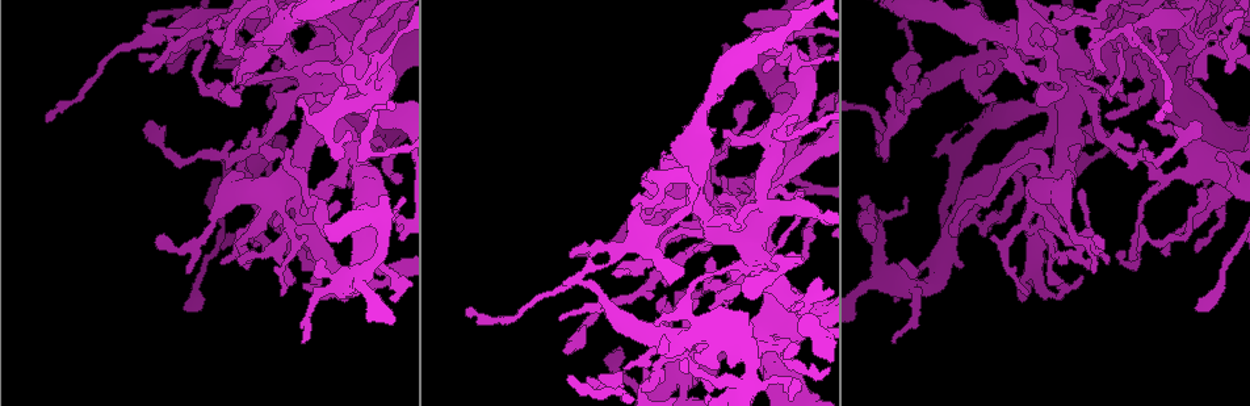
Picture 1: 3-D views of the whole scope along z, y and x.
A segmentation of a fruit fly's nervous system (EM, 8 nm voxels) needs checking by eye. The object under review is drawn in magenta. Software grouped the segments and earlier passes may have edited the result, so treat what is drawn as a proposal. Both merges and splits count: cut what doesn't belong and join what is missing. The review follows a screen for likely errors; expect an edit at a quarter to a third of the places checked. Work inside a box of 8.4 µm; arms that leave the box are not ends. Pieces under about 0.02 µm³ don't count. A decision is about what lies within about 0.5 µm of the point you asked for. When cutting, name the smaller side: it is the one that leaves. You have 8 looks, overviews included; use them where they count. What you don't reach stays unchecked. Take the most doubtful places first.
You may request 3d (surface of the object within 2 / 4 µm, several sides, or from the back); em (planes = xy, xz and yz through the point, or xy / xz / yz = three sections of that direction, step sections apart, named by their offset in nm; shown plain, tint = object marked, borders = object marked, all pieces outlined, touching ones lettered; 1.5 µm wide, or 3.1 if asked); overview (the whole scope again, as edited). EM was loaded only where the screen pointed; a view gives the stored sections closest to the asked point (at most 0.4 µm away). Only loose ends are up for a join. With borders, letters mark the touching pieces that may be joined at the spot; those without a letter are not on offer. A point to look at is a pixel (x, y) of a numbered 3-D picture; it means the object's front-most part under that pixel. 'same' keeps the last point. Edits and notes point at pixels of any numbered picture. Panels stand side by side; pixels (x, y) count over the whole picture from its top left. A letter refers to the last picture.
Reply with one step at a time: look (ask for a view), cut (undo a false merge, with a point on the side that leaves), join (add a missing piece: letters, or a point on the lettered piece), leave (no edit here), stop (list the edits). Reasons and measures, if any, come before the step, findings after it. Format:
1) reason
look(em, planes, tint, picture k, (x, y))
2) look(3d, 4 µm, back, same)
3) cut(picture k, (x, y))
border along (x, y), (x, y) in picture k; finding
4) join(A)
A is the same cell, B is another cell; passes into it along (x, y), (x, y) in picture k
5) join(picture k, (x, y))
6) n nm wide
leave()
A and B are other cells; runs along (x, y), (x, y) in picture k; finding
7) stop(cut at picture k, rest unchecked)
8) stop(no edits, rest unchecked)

tapers out
look(em, planes, borders, picture 1, (1204, 184))

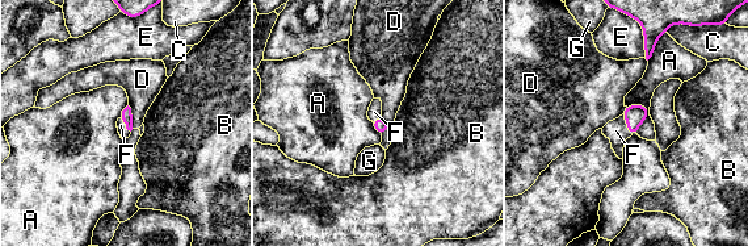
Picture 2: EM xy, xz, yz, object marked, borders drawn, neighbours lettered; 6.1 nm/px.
A touches over 190 nm
join(F)
F is the same cell, A, B, C, D, E and G are other cells; the cell continues

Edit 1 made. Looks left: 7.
redraw
look(overview)

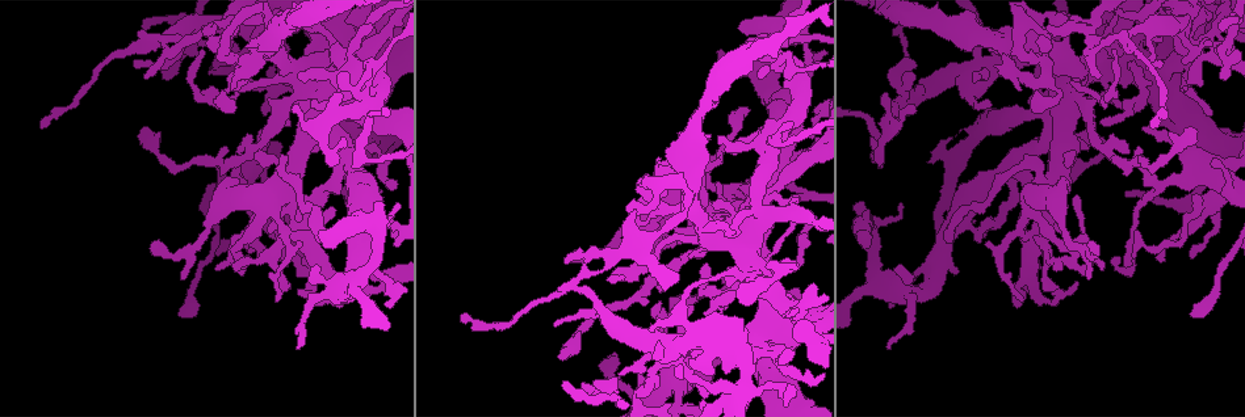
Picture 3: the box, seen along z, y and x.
free end
look(3d, 2 µm, picture 3, (772, 227))

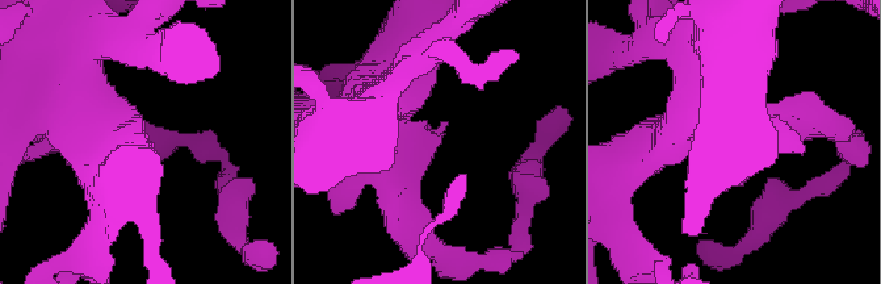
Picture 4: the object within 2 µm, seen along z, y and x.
look(em, 3.1 µm, planes, tint, picture 4, (444, 130))

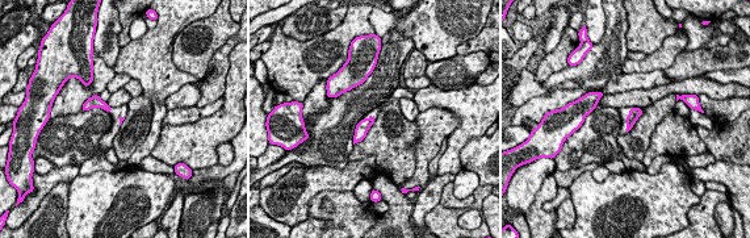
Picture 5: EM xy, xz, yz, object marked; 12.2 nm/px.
what lies round it
look(em, 3.1 µm, planes, borders, same)

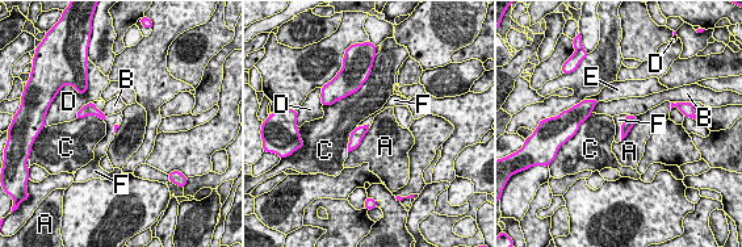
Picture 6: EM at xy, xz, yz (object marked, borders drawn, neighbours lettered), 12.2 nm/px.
join(F)
F is the same cell, A, B, C, D and E are other cells; it goes on there

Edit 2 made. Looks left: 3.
look(overview)

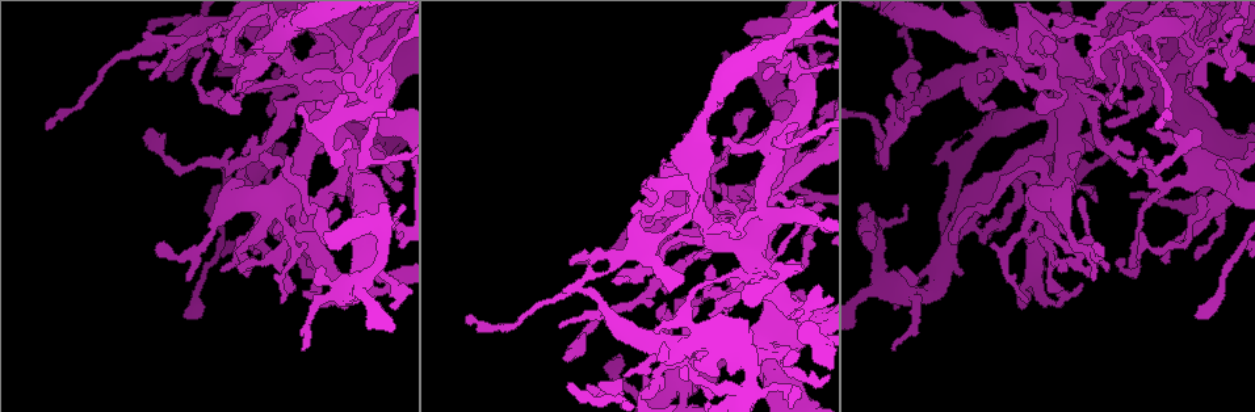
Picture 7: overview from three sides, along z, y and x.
sharp bend
look(em, planes, borders, picture 7, (728, 292))

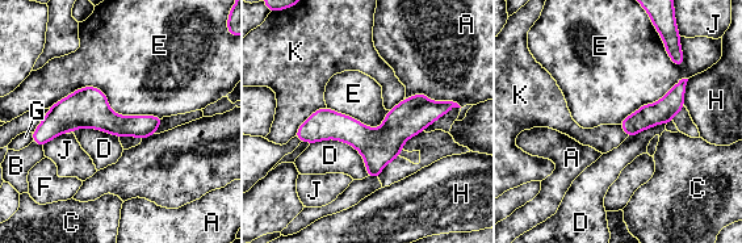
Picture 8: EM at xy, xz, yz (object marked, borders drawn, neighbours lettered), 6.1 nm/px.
140 nm wide; E touches over 700 nm
leave()
A, B, C, D, E, F, G, H, J and K are other cells; continuous, no second cell

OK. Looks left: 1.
stop(join at picture 2, join at picture 6, rest unchecked)

